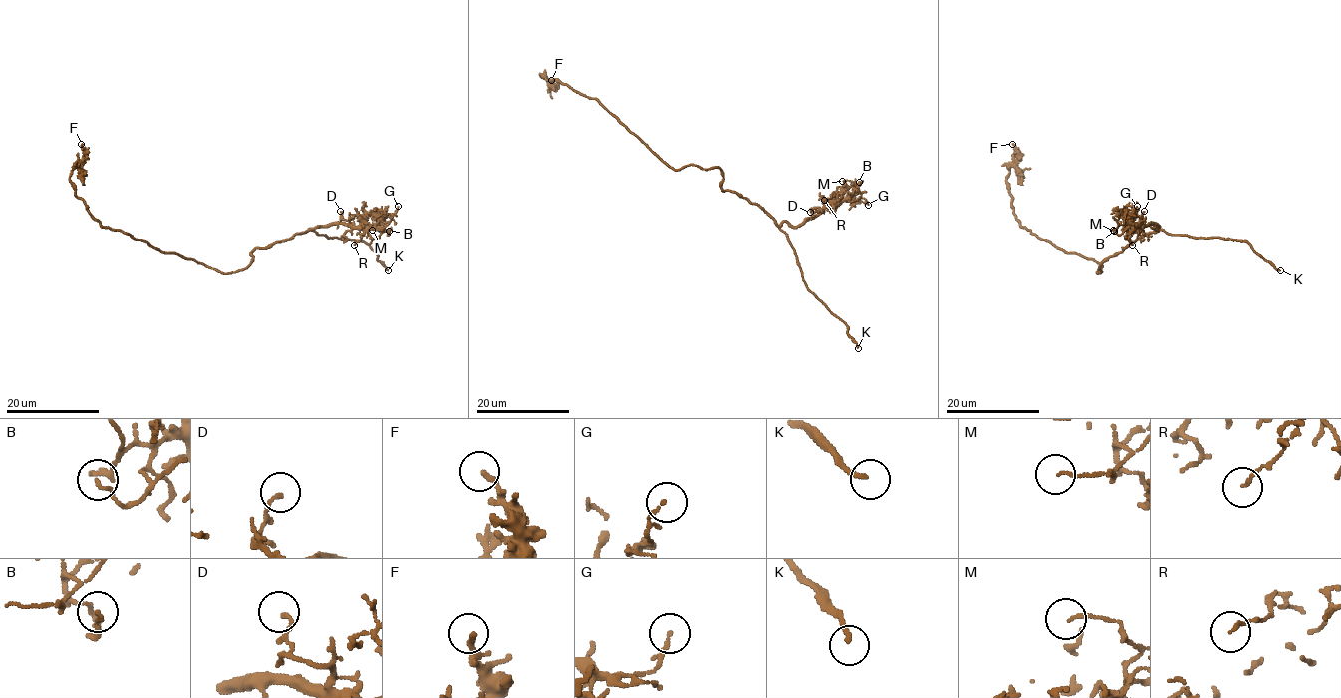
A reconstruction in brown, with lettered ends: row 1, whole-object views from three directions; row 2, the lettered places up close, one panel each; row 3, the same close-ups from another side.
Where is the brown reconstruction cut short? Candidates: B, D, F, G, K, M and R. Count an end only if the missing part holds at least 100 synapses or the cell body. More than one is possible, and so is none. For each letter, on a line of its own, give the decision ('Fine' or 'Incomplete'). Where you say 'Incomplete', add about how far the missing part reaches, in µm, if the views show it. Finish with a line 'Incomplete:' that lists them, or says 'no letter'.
B: Fine
D: Fine
F: Fine
G: Fine
K: Incomplete. Missing length about 20 µm
M: Fine
R: Fine
Incomplete: K

